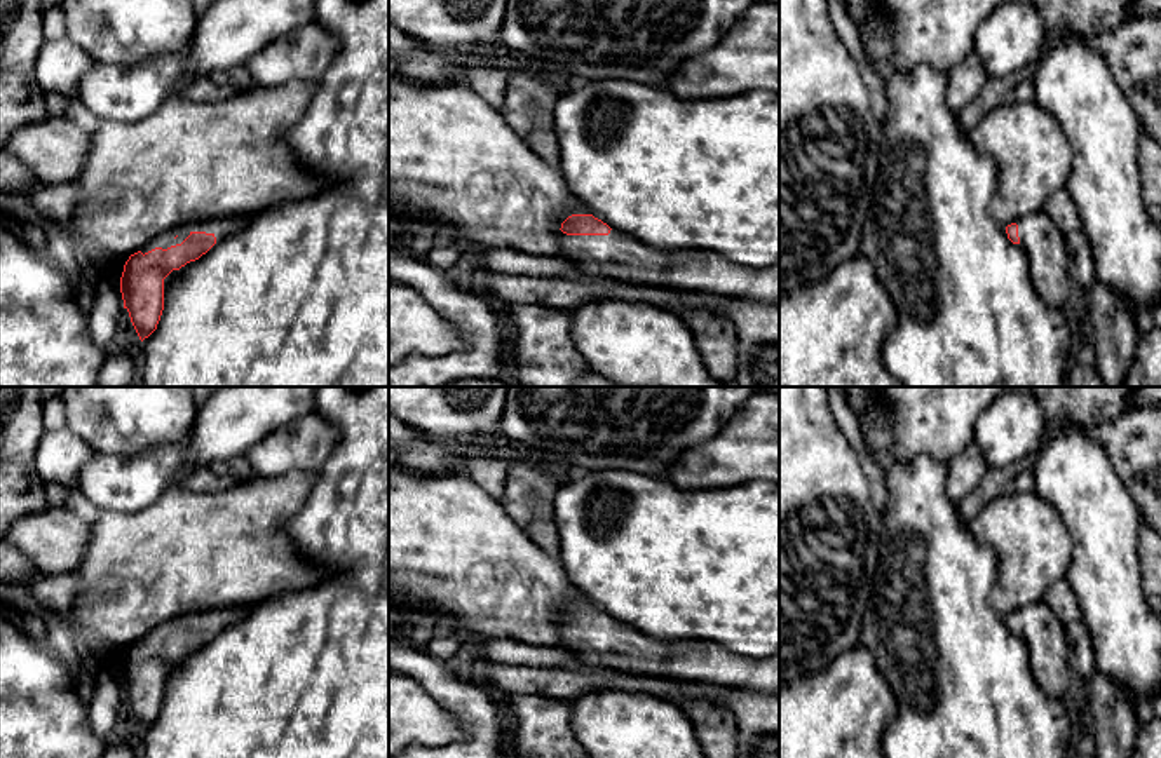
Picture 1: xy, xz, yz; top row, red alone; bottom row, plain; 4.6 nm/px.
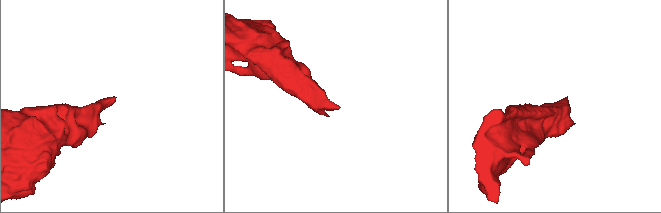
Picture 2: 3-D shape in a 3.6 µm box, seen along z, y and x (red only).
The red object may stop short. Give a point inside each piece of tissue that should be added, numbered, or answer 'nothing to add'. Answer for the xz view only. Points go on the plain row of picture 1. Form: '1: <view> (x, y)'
1: xz (619, 647)

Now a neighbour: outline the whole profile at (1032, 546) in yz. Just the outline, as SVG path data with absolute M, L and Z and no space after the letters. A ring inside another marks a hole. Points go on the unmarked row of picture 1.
M1035 491L994 497L969 523L969 530L995 552L999 579L990 603L1002 617L1044 599L1046 591L1067 575L1072 561L1072 538L1060 514Z

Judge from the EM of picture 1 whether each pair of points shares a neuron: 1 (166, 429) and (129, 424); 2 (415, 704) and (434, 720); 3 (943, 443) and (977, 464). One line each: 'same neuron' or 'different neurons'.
1: same neuron
2: same neuron
3: different neurons

